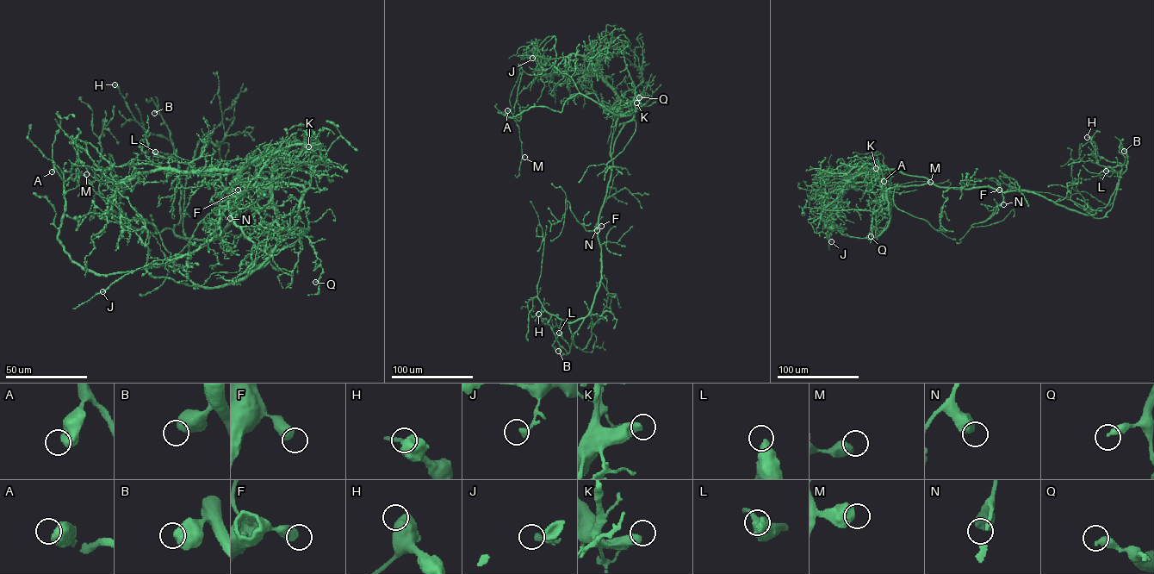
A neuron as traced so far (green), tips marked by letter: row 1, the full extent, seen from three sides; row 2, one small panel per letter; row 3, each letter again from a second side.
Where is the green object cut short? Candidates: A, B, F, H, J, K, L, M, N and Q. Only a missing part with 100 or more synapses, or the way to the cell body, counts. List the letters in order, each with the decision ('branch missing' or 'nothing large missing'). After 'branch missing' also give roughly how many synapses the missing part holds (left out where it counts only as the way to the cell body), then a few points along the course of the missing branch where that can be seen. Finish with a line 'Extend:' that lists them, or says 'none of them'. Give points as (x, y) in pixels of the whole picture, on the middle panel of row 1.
A: nothing large missing
B: nothing large missing
F: nothing large missing
H: nothing large missing
J: nothing large missing
K: branch missing; course (636, 102), (642, 104), (648, 119)
L: nothing large missing
M: nothing large missing
N: nothing large missing
Q: nothing large missing
Extend: K

